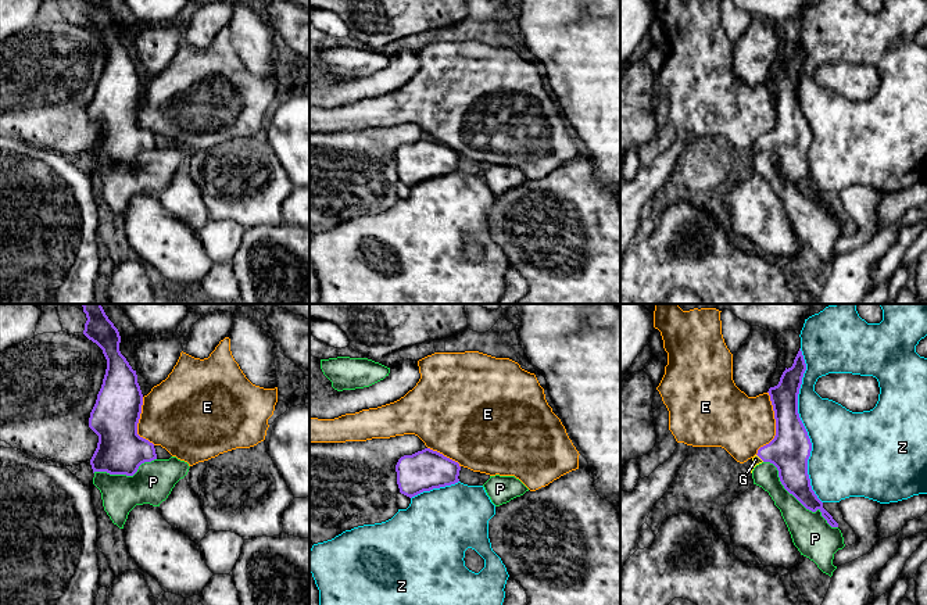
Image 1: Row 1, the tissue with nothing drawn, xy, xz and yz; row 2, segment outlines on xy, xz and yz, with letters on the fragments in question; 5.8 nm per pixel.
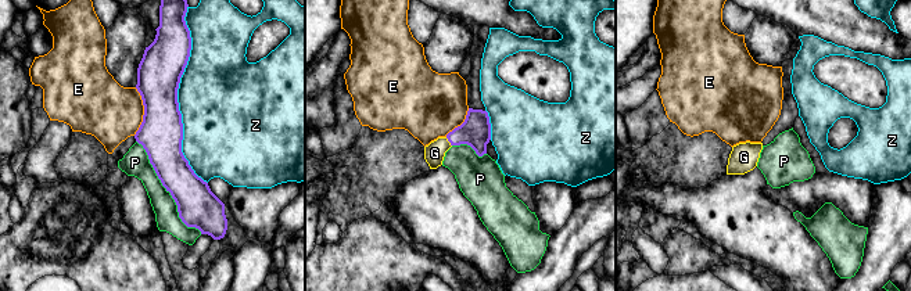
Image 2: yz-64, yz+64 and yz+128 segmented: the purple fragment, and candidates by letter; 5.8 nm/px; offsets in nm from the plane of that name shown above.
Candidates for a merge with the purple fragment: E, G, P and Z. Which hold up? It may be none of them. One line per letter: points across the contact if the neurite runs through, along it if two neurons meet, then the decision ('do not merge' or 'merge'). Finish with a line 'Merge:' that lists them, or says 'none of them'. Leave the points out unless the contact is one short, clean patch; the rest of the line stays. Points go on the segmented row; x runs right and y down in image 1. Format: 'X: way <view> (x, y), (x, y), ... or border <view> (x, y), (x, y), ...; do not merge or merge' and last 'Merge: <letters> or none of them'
E: border yz (768, 392), (775, 412), (775, 436), (755, 454); do not merge
G: way yz (788, 451), (768, 453), (761, 458), (755, 459); merge
P: do not merge
Z: do not merge
Merge: G

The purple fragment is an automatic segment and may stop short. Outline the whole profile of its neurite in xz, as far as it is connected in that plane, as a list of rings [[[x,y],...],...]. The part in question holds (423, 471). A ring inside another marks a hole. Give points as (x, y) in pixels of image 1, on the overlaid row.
[[[430,448],[404,455],[396,465],[400,493],[409,498],[458,483],[459,470],[458,462]]]

